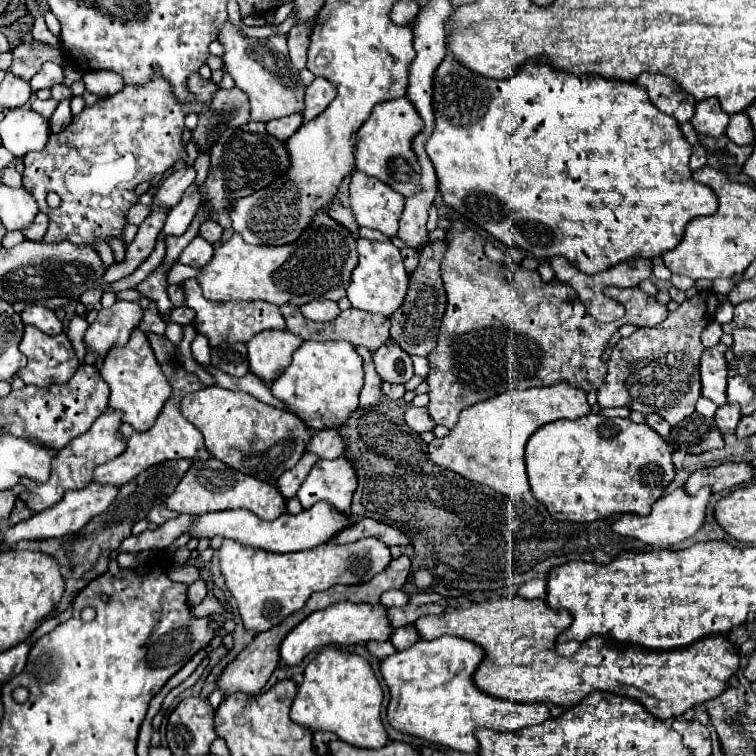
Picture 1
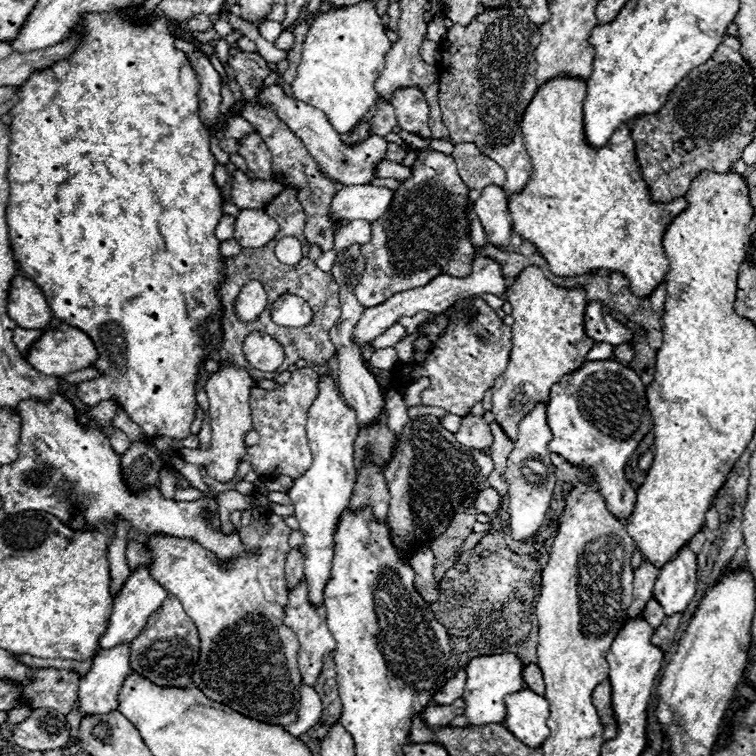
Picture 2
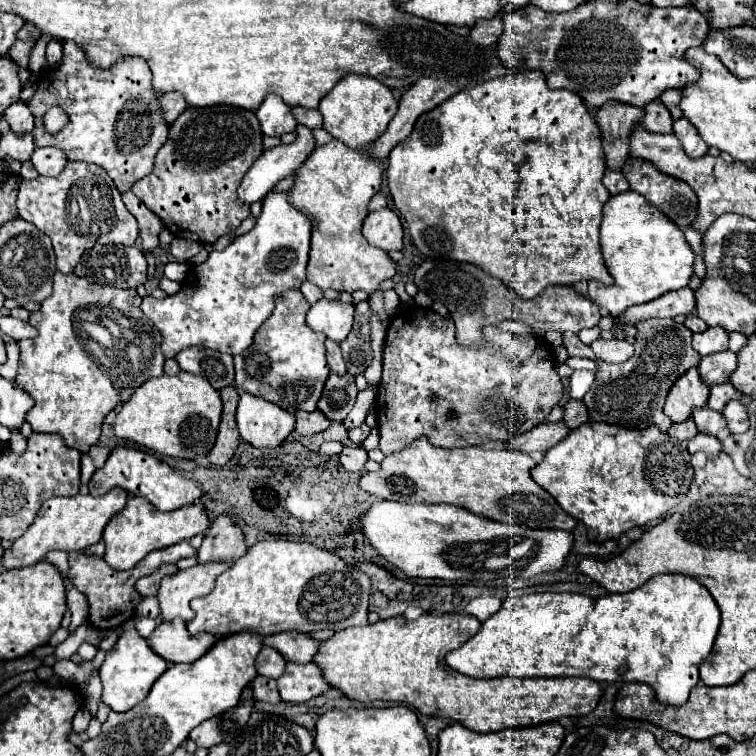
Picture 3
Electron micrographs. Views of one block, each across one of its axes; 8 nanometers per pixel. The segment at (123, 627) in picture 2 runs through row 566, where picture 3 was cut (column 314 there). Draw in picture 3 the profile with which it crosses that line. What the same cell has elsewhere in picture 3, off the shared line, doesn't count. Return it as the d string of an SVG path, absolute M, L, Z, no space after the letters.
M298 124L296 140L292 144L278 144L270 150L264 150L260 158L252 164L240 184L240 200L252 204L266 198L266 194L278 180L290 176L310 156L314 146L316 140L312 136L312 130Z

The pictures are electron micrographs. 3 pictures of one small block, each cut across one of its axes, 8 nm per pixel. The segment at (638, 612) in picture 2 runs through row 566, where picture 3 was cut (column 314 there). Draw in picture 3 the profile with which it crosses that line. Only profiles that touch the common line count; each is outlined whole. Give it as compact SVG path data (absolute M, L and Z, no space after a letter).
M292 630L292 632L280 632L280 634L266 636L264 644L272 646L280 654L284 654L284 658L288 662L304 662L304 664L308 664L308 662L312 662L314 654L318 652L322 642L310 638L308 634Z

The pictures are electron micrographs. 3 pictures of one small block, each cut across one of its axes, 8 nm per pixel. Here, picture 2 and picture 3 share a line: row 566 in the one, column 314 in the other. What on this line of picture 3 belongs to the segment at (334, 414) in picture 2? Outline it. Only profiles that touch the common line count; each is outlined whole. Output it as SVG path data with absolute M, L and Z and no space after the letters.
M322 298L316 304L312 304L306 316L306 322L314 332L322 332L324 336L332 340L342 342L352 330L354 304L344 304L340 300Z

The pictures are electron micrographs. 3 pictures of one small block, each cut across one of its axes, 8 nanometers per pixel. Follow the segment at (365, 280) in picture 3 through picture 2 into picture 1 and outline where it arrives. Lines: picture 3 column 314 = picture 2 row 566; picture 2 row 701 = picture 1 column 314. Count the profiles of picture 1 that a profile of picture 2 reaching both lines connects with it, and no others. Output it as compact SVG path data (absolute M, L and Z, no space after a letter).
M318 210L304 234L296 242L284 246L256 246L232 234L228 242L216 248L214 258L198 274L204 296L216 302L226 300L268 300L272 304L296 304L326 298L338 302L346 296L350 274L358 264L356 236L340 222Z

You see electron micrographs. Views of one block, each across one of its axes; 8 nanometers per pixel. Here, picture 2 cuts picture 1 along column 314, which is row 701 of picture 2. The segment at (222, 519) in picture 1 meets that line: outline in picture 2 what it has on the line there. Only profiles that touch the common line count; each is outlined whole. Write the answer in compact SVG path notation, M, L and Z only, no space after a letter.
M520 690L506 698L504 726L526 746L538 748L548 738L548 700L532 690Z

